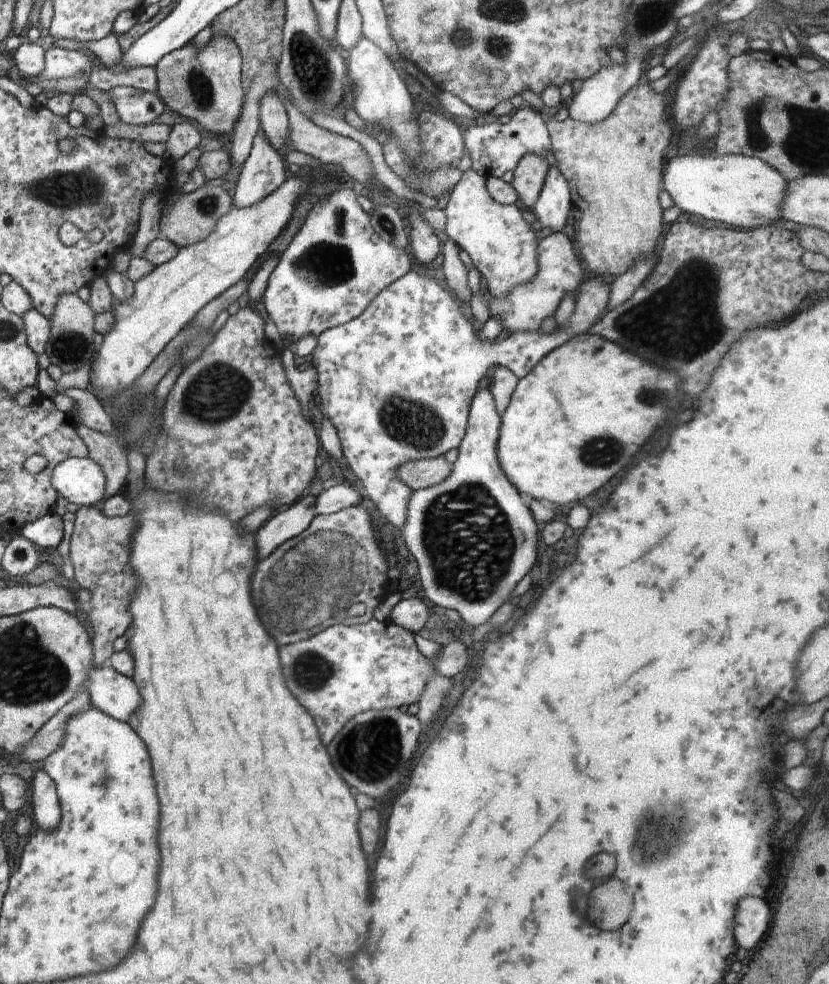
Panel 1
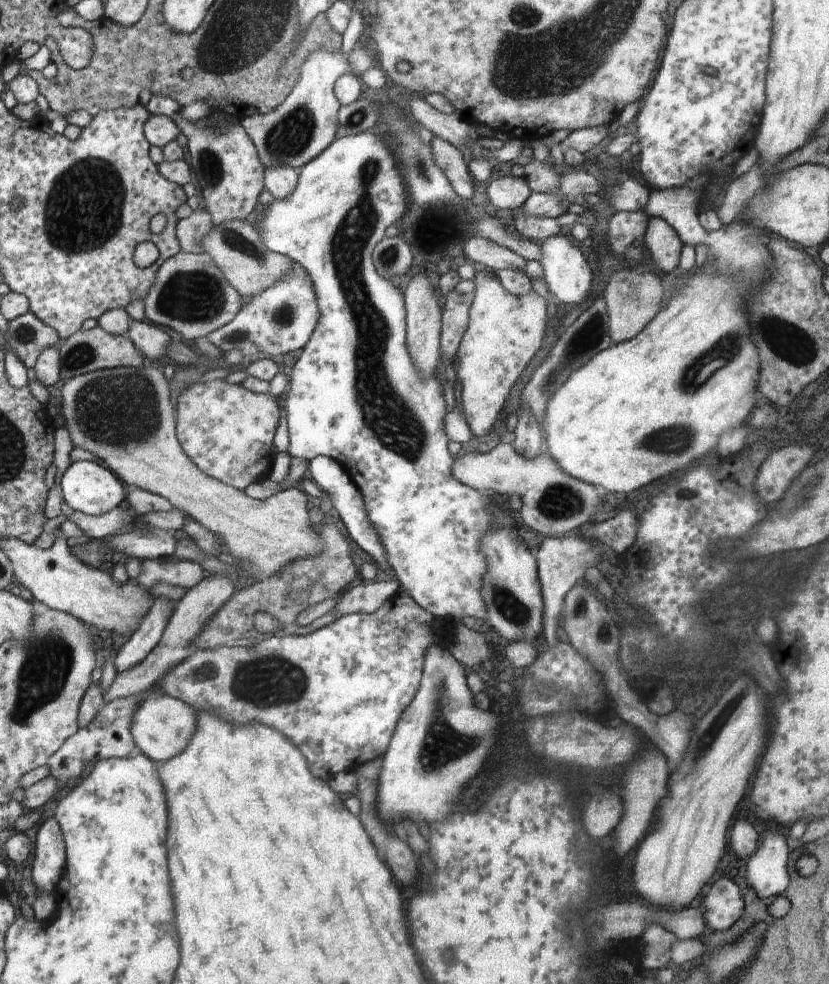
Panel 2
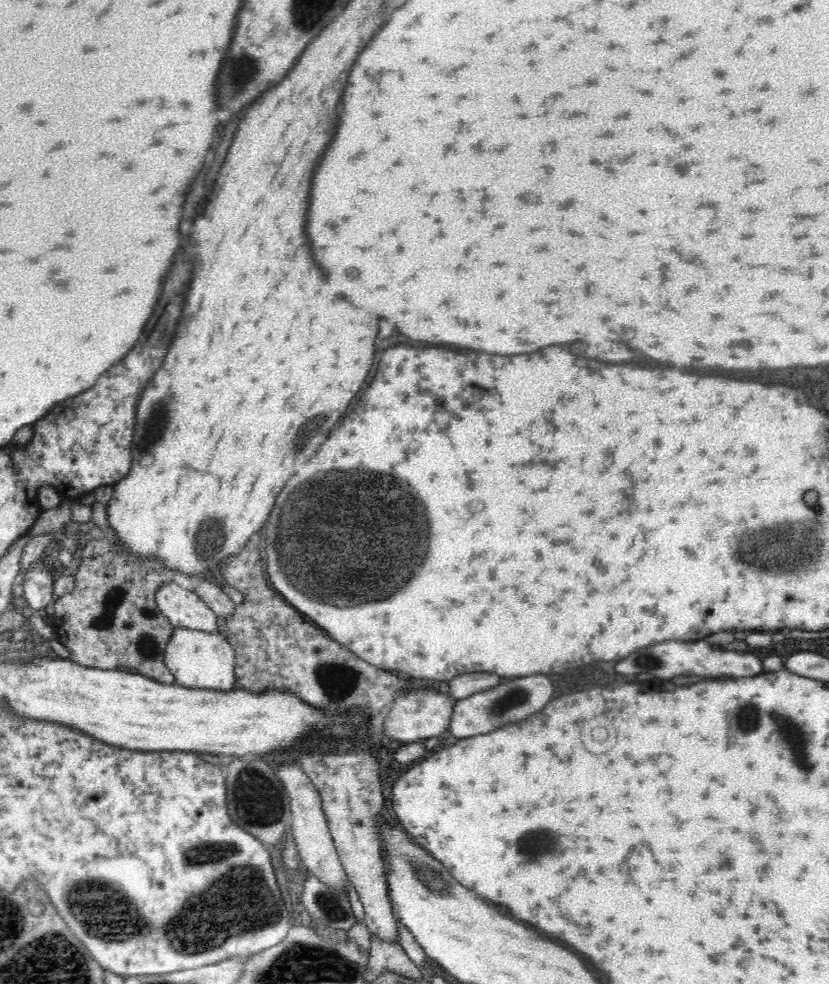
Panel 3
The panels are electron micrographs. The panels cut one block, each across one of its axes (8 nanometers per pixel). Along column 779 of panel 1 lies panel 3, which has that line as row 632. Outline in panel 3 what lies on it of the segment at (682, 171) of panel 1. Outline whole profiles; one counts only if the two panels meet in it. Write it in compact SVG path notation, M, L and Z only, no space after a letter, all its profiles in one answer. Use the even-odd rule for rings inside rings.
M175 627L165 648L165 663L174 675L174 683L190 688L206 688L222 691L234 690L235 650L229 639L216 631L192 630Z

